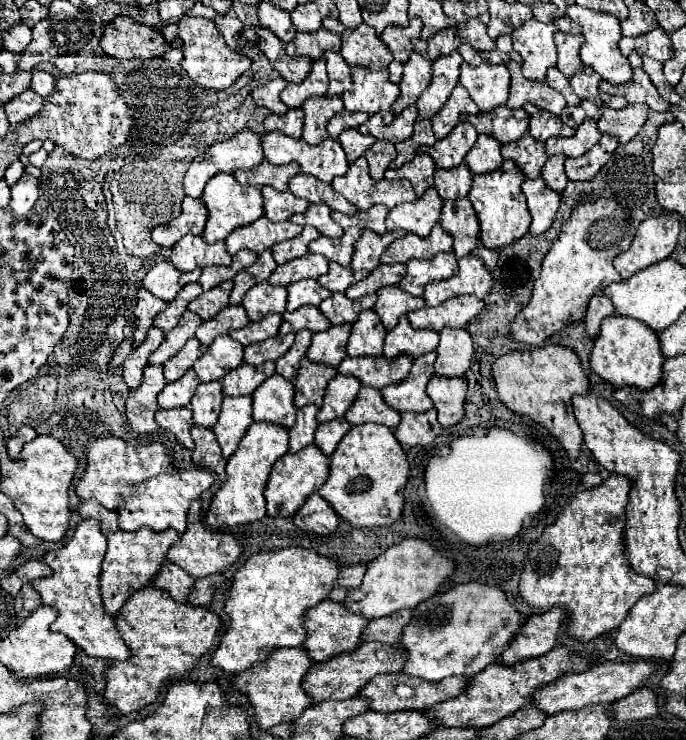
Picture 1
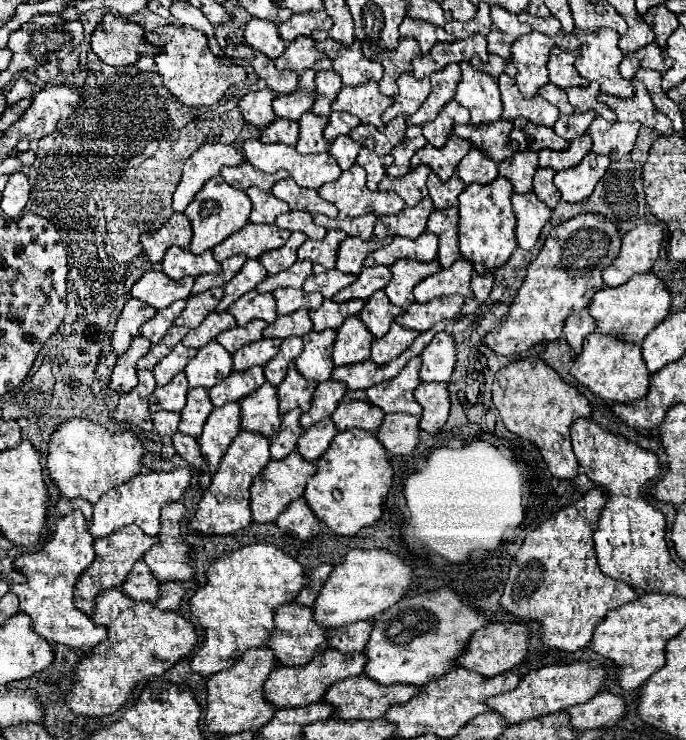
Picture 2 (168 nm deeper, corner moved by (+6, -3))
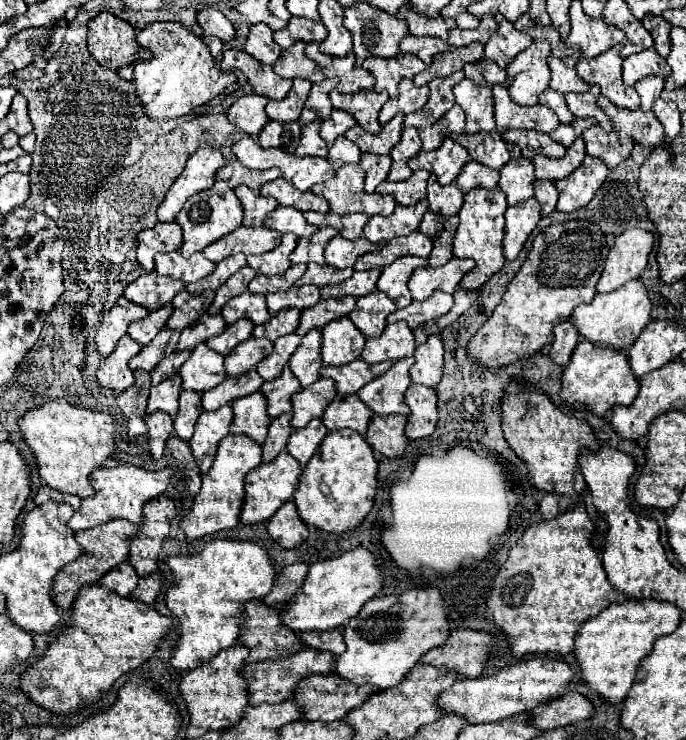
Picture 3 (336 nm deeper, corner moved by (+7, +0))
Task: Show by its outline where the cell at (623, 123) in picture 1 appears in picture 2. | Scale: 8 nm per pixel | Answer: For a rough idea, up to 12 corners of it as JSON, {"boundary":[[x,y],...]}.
{"boundary":[[596,116],[592,152],[616,162],[634,148],[638,122],[610,124]]}

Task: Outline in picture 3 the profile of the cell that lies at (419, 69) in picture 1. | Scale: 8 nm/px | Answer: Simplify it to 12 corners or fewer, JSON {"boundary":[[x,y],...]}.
{"boundary":[[399,83],[399,109],[405,115],[423,107],[427,85]]}

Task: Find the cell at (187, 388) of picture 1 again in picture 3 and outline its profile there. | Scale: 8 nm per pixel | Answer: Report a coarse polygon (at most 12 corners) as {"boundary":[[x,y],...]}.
{"boundary":[[175,373],[151,387],[147,413],[179,409],[181,377]]}

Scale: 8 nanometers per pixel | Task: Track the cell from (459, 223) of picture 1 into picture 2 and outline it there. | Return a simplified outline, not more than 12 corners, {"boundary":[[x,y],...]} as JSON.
{"boundary":[[458,208],[434,210],[428,232],[440,240],[438,262],[448,268],[460,258]]}

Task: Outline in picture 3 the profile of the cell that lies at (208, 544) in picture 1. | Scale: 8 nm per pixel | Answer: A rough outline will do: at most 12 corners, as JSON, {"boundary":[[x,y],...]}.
{"boundary":[[159,495],[145,505],[145,523],[129,549],[139,577],[159,569],[175,503]]}

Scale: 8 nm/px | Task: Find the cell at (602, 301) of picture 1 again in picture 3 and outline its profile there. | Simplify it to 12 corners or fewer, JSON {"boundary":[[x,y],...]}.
{"boundary":[[569,319],[553,329],[549,355],[565,367],[579,343],[579,331]]}

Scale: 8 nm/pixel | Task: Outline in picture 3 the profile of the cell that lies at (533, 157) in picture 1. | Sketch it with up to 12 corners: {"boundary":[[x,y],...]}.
{"boundary":[[527,157],[501,167],[509,205],[533,197],[535,167]]}

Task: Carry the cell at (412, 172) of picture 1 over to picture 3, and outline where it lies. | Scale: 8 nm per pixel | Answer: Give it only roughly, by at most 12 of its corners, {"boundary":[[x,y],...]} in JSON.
{"boundary":[[419,169],[397,183],[383,181],[381,195],[393,195],[399,205],[425,199],[429,171]]}

